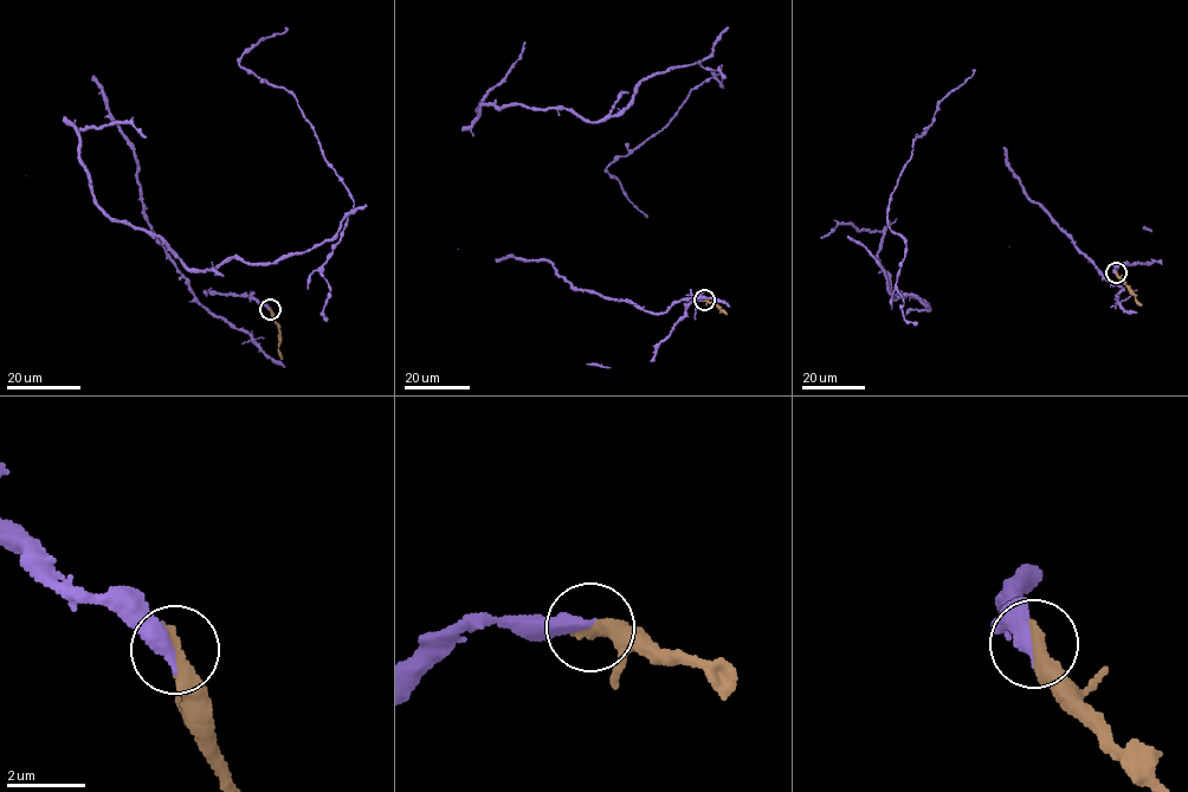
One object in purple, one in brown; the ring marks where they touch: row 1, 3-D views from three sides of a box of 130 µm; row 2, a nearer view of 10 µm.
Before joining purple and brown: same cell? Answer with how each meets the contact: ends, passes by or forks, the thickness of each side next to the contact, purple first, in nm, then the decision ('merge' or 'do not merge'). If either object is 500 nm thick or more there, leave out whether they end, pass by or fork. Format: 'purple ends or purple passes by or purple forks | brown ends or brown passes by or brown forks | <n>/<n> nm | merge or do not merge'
purple ends | brown ends | 420/440 nm | merge

